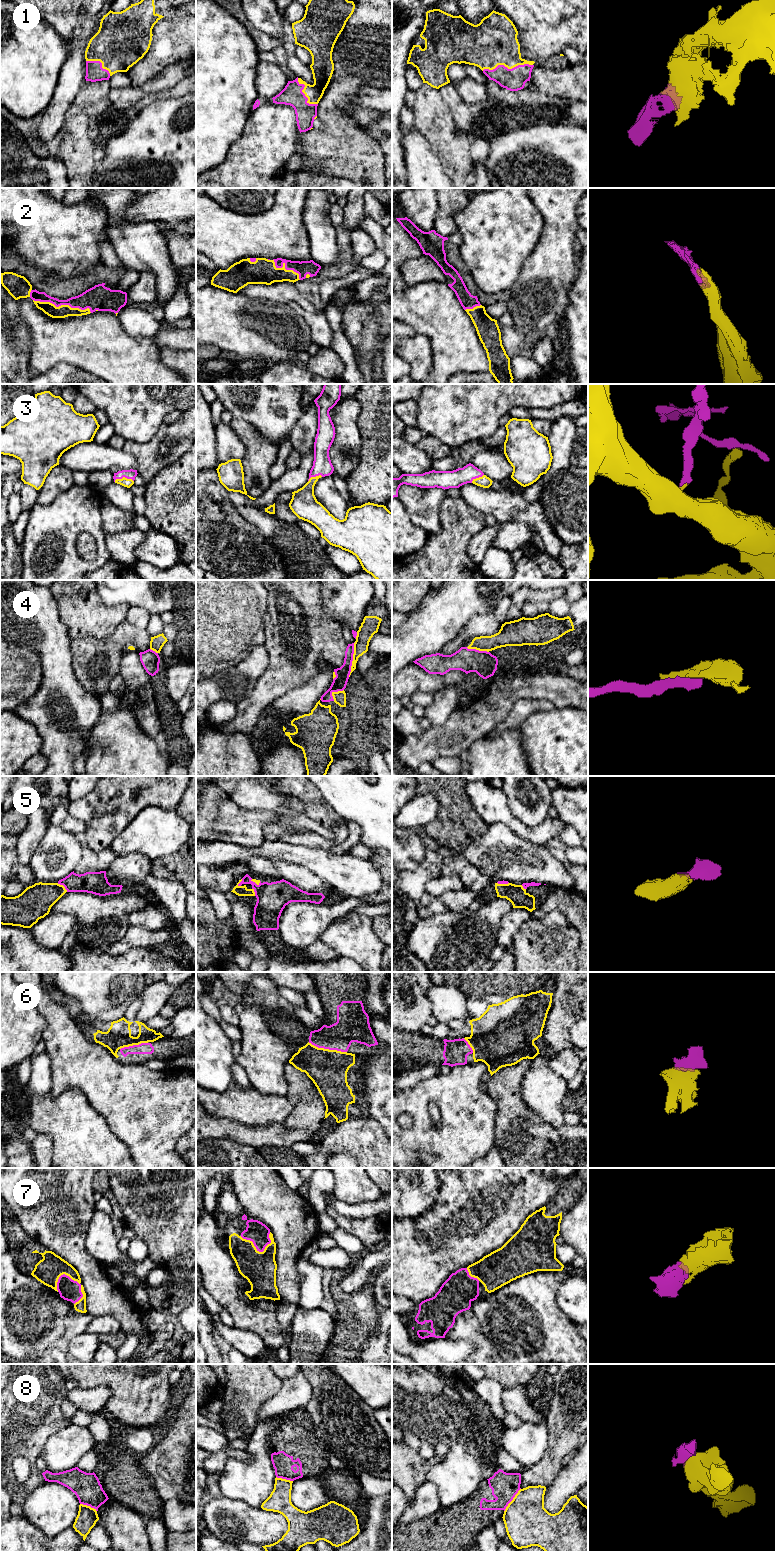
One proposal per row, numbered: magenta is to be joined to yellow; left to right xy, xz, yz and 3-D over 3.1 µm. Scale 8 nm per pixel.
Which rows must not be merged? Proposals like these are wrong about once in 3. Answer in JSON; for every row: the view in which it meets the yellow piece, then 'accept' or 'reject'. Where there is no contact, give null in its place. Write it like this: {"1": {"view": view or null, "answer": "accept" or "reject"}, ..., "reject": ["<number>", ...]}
{"1": {"view": "yz", "answer": "accept"}, "2": {"view": "xy", "answer": "accept"}, "3": {"view": "xy", "answer": "accept"}, "4": {"view": "xz", "answer": "reject"}, "5": {"view": "xy", "answer": "accept"}, "6": {"view": "xz", "answer": "accept"}, "7": {"view": "xy", "answer": "accept"}, "8": {"view": "yz", "answer": "reject"}, "reject": ["4", "8"]}

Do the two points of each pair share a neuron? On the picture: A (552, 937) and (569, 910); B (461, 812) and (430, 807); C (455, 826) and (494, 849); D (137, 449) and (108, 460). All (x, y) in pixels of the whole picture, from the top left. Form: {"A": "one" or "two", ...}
{"A": "two", "B": "two", "C": "two", "D": "two"}

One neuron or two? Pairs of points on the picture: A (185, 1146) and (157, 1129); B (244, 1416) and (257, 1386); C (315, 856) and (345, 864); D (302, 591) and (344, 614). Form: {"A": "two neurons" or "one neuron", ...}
{"A": "two neurons", "B": "one neuron", "C": "one neuron", "D": "two neurons"}

